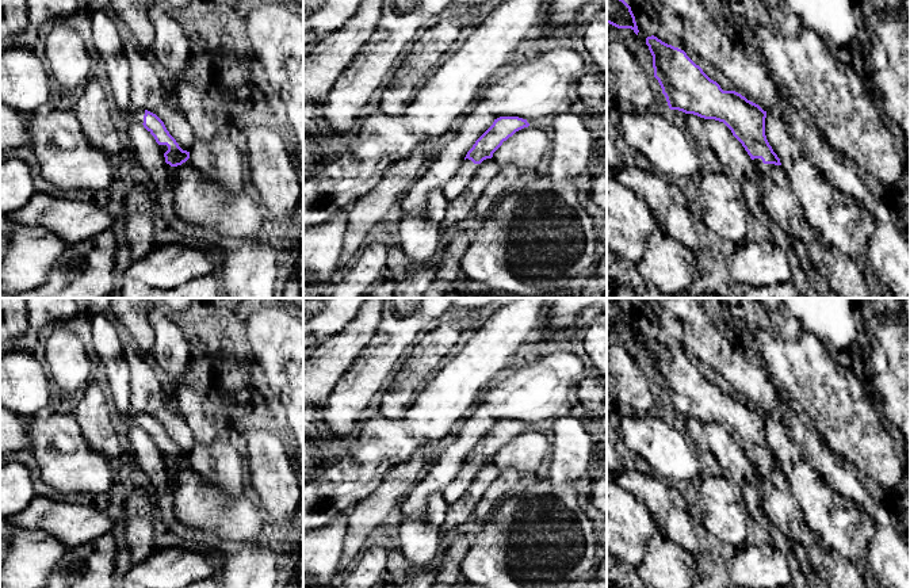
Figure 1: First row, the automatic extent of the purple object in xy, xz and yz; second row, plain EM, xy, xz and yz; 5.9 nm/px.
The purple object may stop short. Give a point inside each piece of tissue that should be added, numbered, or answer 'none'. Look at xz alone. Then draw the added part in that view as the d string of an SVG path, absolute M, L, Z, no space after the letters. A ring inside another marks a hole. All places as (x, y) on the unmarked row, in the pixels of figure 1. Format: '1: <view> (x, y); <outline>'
1: xz (455, 489); M466 462L460 466L458 476L451 481L443 490L444 497L448 504L460 500L469 490L473 480L475 478L479 467L474 467L471 463Z

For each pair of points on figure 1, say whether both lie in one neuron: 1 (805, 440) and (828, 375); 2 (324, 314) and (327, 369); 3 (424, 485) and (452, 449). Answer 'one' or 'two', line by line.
1: two
2: two
3: one

